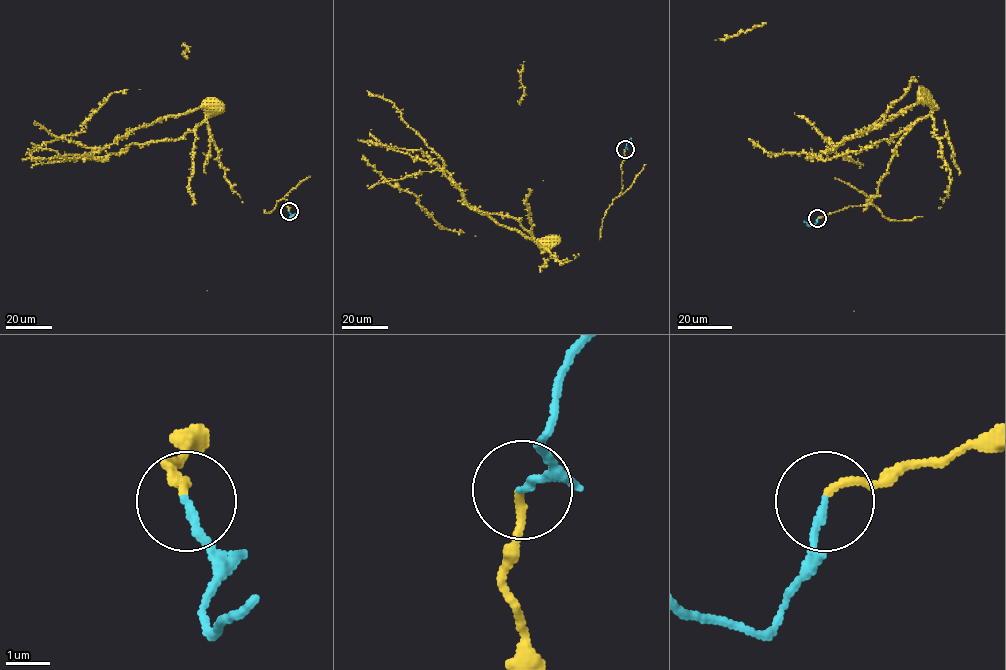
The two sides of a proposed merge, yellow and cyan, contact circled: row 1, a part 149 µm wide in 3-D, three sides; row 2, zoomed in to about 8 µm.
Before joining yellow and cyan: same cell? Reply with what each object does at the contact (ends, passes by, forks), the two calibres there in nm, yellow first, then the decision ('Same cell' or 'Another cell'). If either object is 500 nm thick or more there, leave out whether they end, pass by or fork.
At the ring yellow ends. At the ring cyan ends. Thickness 170 nm (yellow) against 180 nm. Same cell

